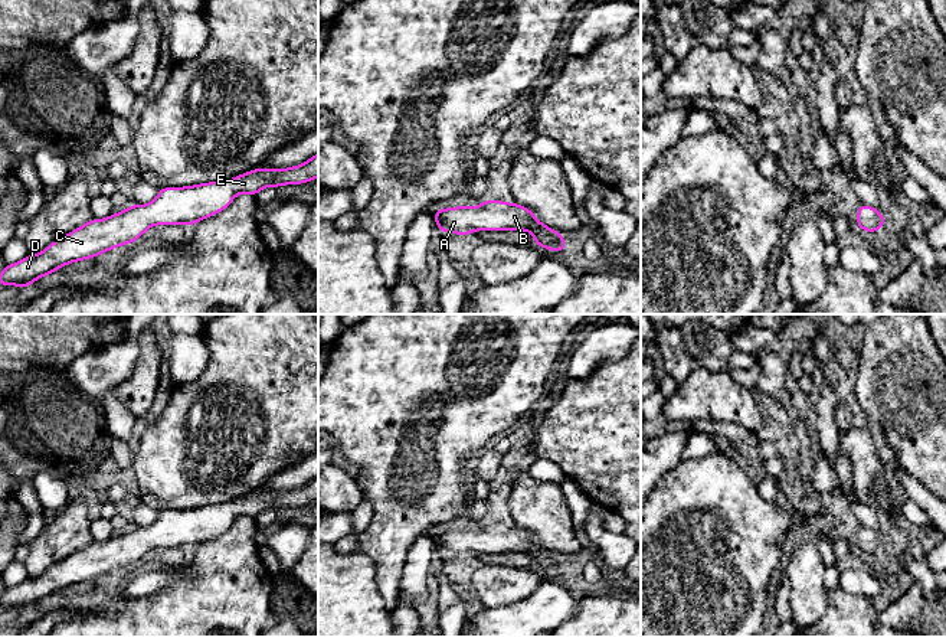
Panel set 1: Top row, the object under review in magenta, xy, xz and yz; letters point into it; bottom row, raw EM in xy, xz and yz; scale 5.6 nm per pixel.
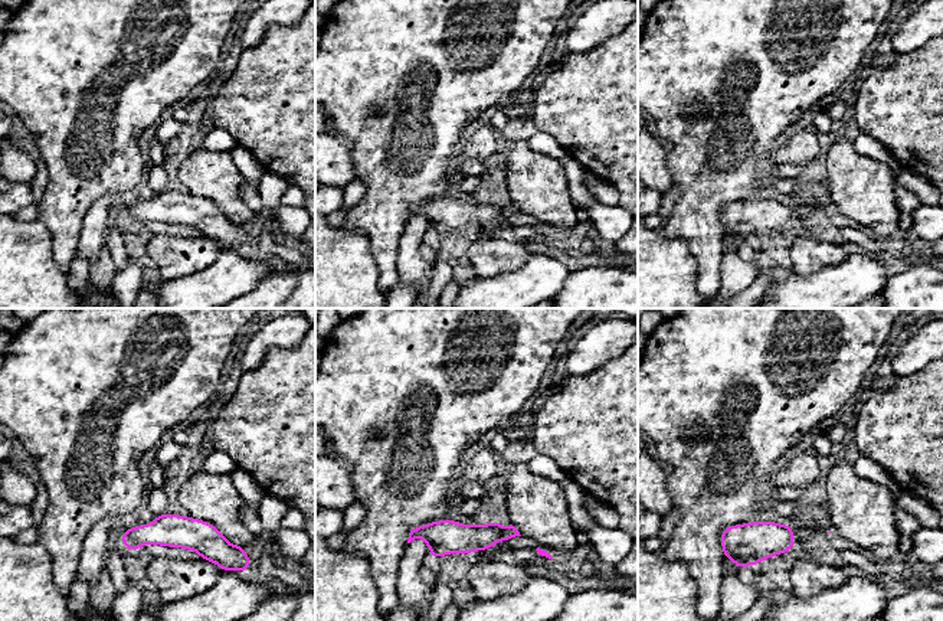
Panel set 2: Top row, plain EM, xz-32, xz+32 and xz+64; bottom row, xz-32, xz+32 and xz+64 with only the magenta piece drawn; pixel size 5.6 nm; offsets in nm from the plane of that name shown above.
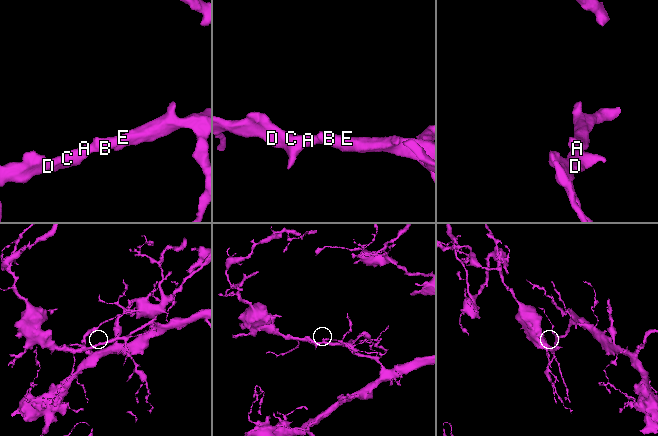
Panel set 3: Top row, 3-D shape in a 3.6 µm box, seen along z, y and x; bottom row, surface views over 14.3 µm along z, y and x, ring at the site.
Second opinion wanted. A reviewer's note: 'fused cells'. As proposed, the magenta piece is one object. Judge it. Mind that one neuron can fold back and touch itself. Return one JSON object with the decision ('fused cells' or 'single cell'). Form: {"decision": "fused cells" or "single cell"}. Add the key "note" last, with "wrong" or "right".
{"decision": "single cell", "note": "wrong"}

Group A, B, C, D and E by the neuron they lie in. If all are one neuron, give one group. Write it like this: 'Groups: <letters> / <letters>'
Groups: A B C D E

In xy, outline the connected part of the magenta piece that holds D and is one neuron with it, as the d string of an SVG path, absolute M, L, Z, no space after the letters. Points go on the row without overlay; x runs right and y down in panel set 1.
M318 476L310 480L305 486L288 491L253 491L240 499L220 503L200 506L196 509L184 510L161 510L158 519L147 527L131 527L120 536L112 536L105 542L92 542L65 559L53 564L42 575L36 578L27 578L22 584L12 588L4 588L0 595L0 608L17 608L27 611L37 601L53 597L60 589L71 585L95 581L102 575L122 569L125 566L134 566L143 556L154 548L186 548L190 549L196 545L207 542L222 533L225 533L239 516L249 516L256 519L263 510L279 510L284 507L301 507L308 506L318 500Z

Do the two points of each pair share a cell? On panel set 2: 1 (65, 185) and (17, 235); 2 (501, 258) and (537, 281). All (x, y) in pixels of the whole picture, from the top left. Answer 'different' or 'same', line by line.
1: different
2: different

